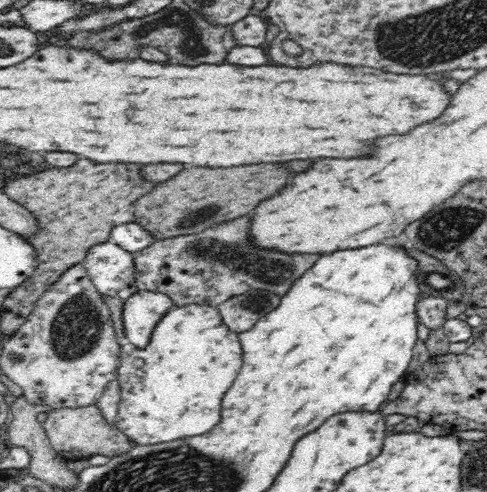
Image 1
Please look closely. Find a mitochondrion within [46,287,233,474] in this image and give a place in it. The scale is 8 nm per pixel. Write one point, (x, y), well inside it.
(78, 326)

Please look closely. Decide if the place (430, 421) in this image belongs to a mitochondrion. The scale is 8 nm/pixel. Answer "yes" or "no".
no

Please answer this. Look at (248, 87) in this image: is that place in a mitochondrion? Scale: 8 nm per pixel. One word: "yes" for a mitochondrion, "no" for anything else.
no

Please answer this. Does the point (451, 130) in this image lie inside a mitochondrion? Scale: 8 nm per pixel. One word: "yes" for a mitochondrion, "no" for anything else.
no

